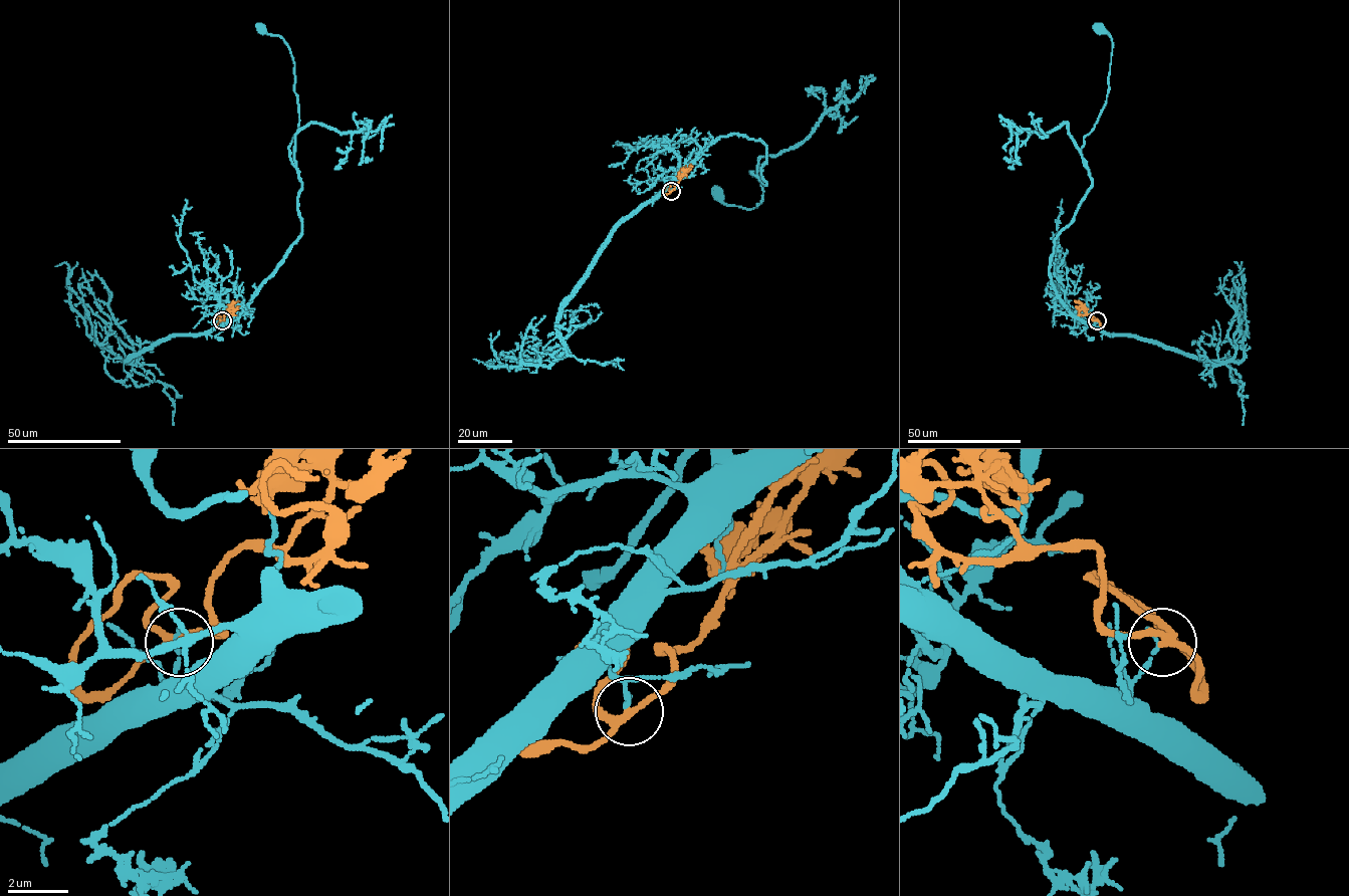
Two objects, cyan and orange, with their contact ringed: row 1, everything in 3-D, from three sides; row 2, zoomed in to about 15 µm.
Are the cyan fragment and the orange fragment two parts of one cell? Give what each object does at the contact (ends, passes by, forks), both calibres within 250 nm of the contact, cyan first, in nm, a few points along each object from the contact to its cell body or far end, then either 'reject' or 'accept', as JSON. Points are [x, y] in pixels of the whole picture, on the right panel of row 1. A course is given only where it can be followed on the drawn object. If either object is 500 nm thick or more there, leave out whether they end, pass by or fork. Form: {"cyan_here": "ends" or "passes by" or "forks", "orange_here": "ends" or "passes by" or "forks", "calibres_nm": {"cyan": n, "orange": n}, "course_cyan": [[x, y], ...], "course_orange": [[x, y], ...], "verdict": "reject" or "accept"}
{"cyan_here": "ends", "orange_here": "forks", "calibres_nm": {"cyan": 140, "orange": 200}, "course_cyan": [[1097, 321], [1063, 301], [1049, 266], [1091, 185], [1081, 147], [1105, 102], [1112, 45], [1099, 28]], "course_orange": [[1097, 321], [1084, 308], [1076, 306]], "verdict": "reject"}

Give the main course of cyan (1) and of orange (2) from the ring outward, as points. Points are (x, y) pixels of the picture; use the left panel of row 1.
1: (221, 321), (235, 318), (301, 233), (301, 179), (288, 147), (298, 119), (293, 60), (283, 39), (261, 28)
2: (222, 321), (233, 309), (228, 308), (234, 306)

